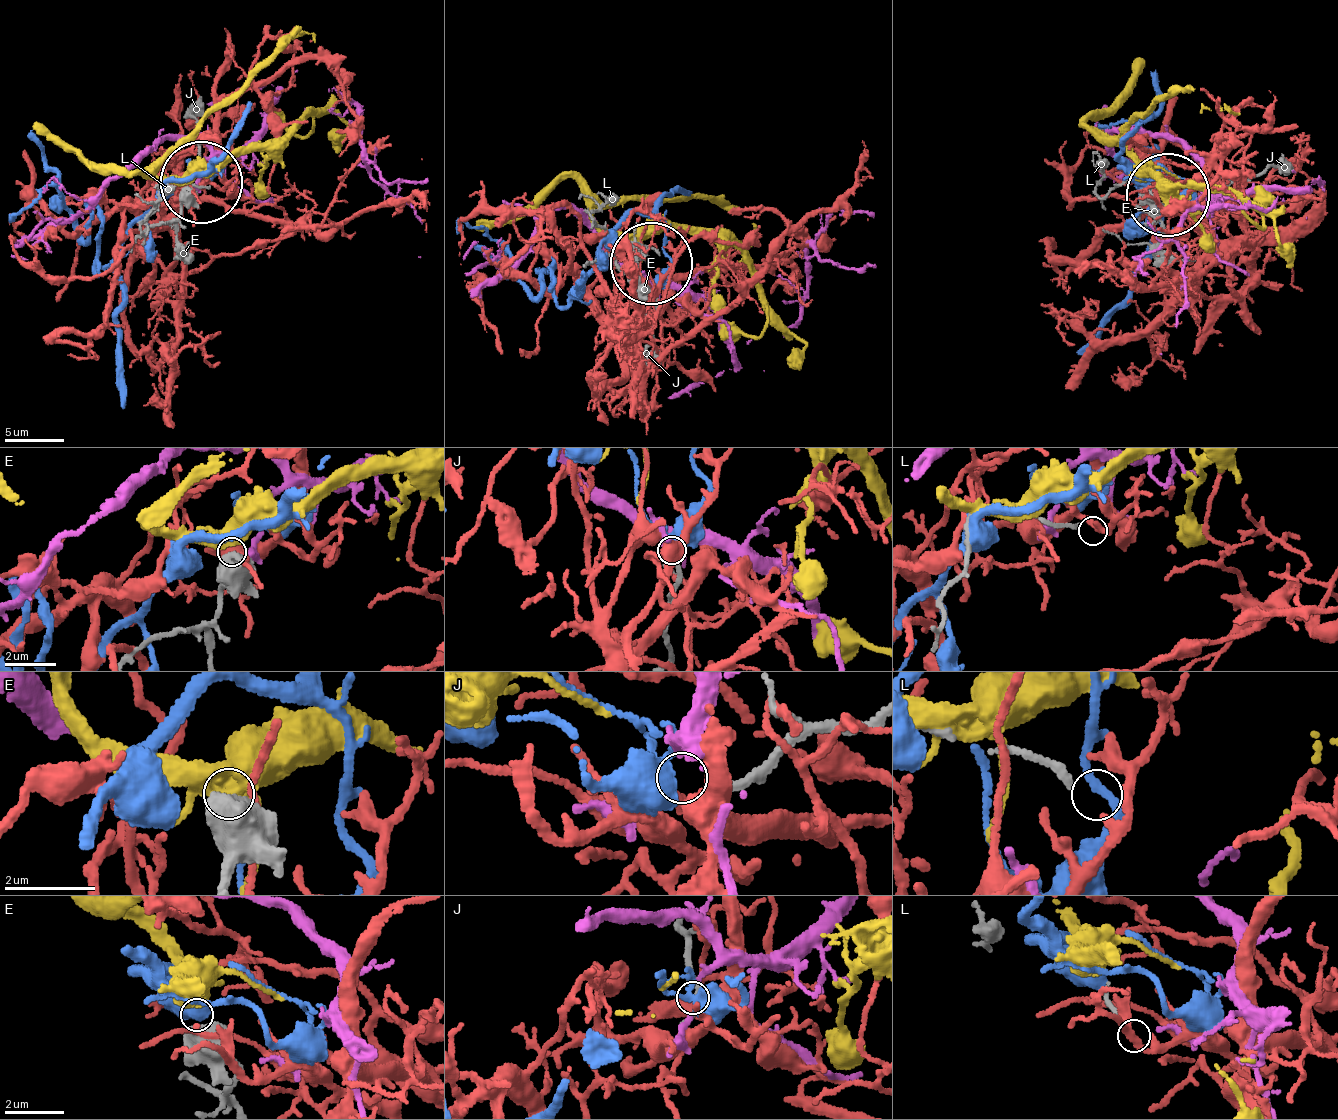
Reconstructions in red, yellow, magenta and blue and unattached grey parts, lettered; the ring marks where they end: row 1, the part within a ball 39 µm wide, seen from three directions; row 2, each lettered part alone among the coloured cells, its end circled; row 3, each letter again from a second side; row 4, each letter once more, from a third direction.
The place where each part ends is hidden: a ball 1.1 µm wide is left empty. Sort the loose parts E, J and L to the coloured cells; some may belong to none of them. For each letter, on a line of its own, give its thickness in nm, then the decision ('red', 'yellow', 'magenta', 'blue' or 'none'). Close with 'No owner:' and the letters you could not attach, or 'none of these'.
E: calibre 700 nm; yellow
J: calibre 150 nm; blue
L: calibre 160 nm; none
No owner: L

